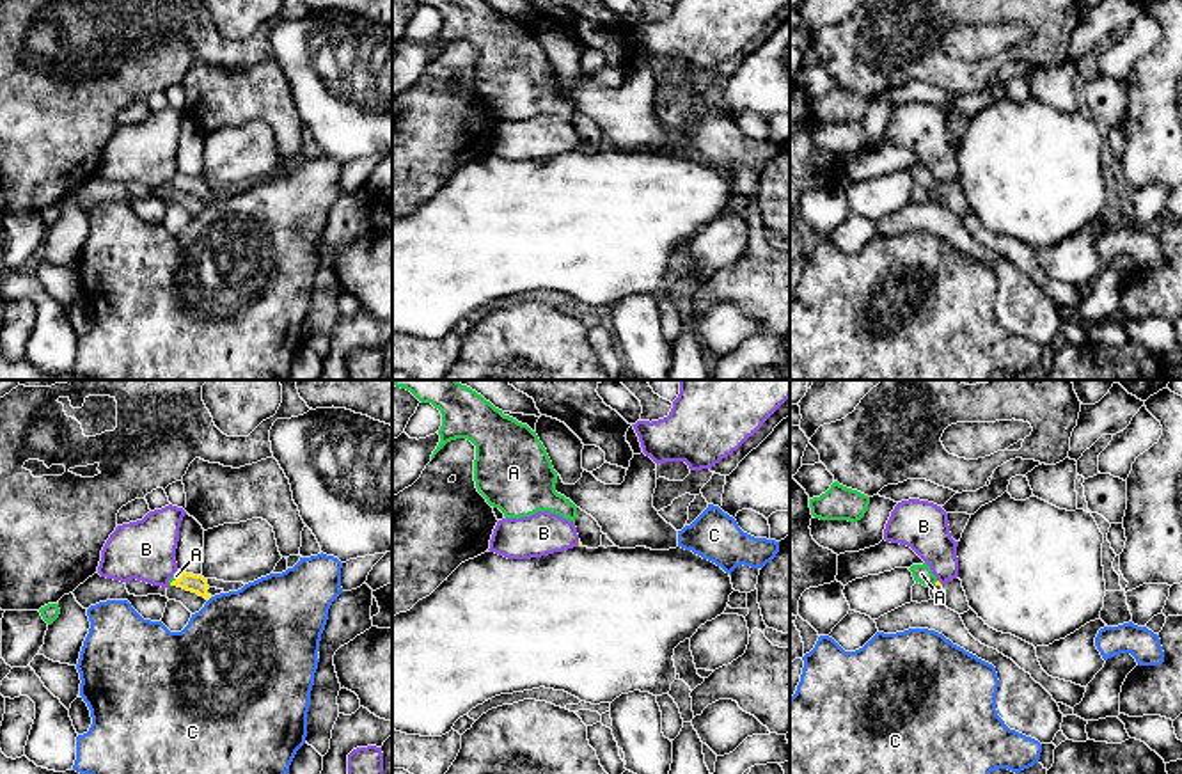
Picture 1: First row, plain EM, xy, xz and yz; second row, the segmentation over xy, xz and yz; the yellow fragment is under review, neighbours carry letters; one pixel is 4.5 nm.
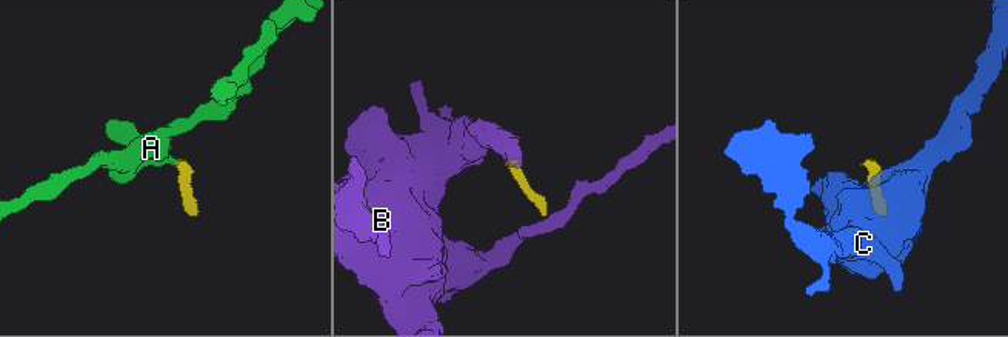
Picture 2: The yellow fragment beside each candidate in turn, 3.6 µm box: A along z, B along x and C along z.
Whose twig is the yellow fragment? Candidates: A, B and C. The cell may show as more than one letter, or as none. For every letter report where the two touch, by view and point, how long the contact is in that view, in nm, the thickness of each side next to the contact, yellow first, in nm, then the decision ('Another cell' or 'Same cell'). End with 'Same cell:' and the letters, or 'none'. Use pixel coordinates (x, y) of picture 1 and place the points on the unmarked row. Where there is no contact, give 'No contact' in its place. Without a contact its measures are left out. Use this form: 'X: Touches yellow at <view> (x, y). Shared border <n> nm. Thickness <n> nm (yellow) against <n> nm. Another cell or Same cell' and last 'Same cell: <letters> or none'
A: Touches yellow at xy (176, 181). Shared border 90 nm. Thickness 80 nm (yellow) against 30 nm. Same cell
B: Touches yellow at xz (579, 144). Shared border 30 nm. Thickness 20 nm (yellow) against 200 nm. Another cell
C: No contact. Another cell
Same cell: A

